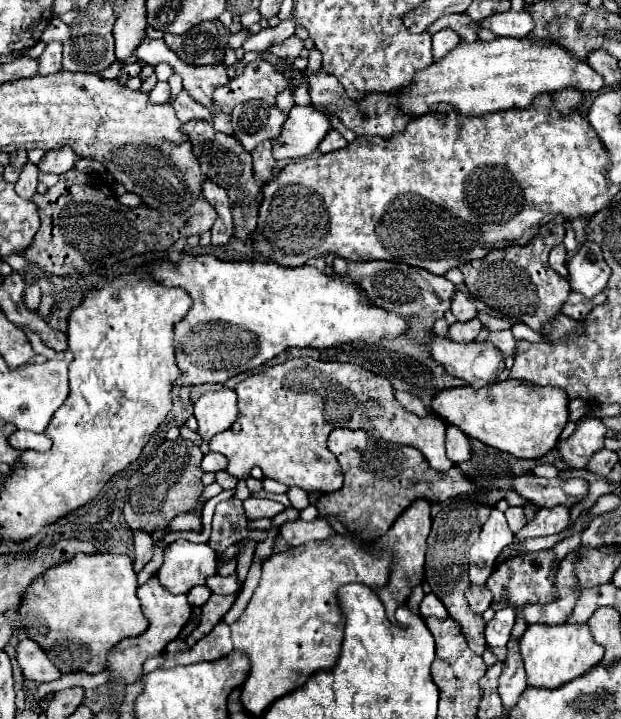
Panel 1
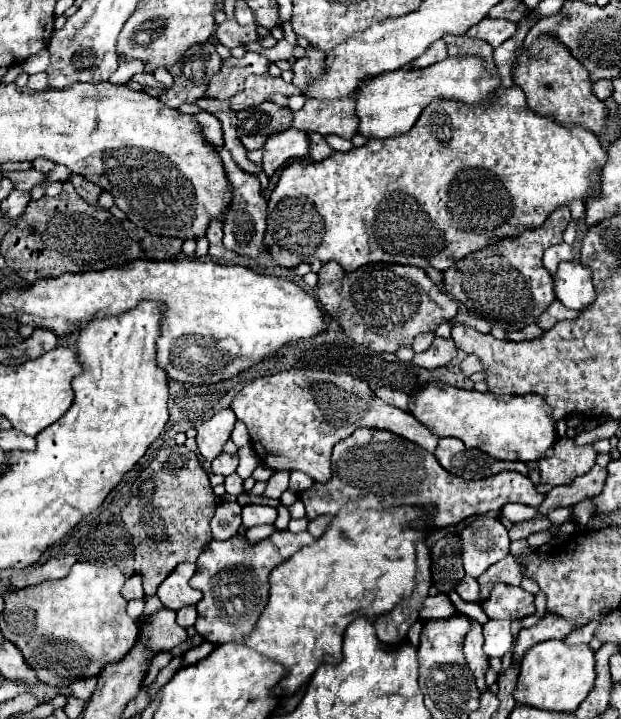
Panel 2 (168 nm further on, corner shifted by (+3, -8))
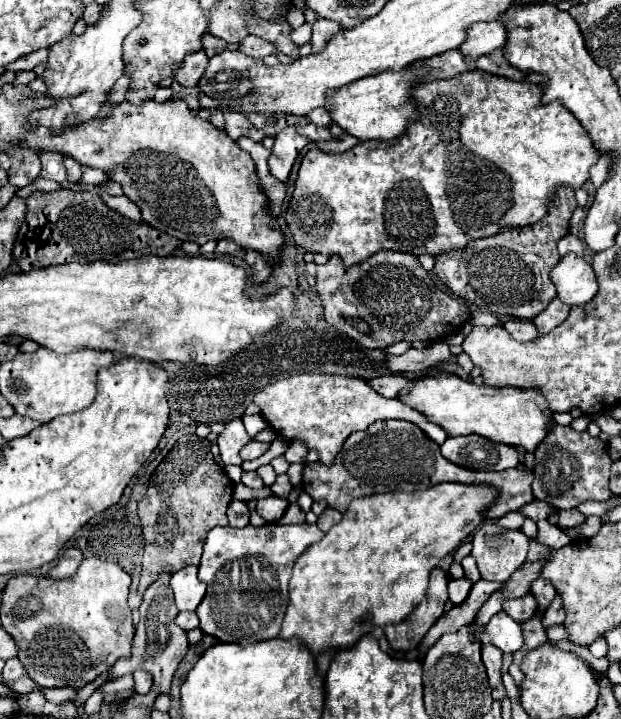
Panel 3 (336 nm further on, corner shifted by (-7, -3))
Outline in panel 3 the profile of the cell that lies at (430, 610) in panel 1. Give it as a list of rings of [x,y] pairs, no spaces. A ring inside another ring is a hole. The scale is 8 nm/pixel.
[[[461,578],[461,580],[451,580],[449,582],[449,600],[457,606],[457,604],[461,604],[465,598],[467,598],[467,594],[469,594],[469,590],[471,590],[471,582],[467,582],[465,578]]]

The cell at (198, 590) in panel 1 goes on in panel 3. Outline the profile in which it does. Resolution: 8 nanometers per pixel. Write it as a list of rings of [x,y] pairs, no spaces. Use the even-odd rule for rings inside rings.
[[[179,612],[177,624],[179,624],[183,630],[193,630],[193,628],[199,628],[199,618],[197,618],[195,612]]]

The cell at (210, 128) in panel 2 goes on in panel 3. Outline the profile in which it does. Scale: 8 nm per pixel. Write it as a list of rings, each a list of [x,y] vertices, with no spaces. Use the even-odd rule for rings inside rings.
[[[227,110],[227,112],[223,112],[223,114],[225,114],[225,132],[227,132],[227,136],[229,136],[231,140],[237,140],[239,136],[249,136],[249,138],[253,138],[253,140],[261,140],[261,132],[255,130],[255,128],[249,124],[249,120],[247,120],[245,114],[241,114],[241,112],[231,112],[231,110]]]

